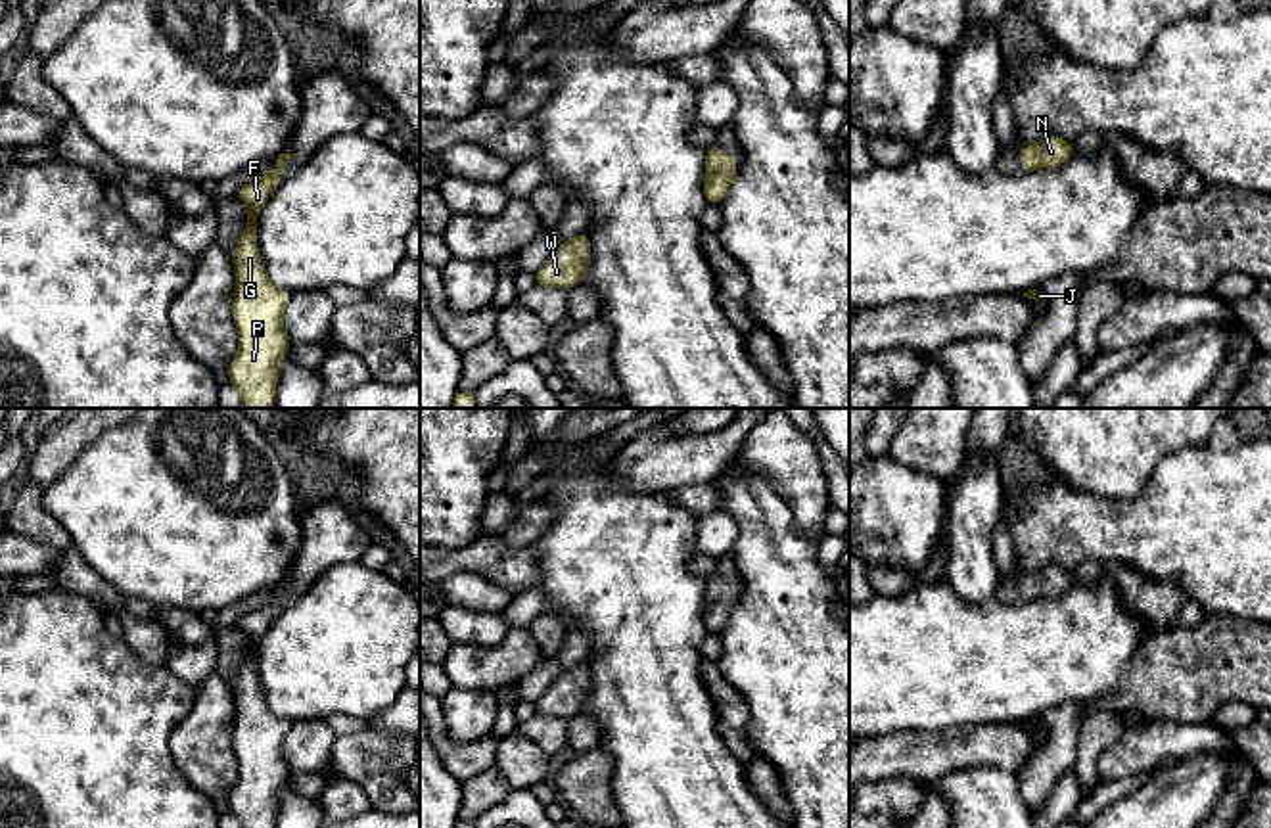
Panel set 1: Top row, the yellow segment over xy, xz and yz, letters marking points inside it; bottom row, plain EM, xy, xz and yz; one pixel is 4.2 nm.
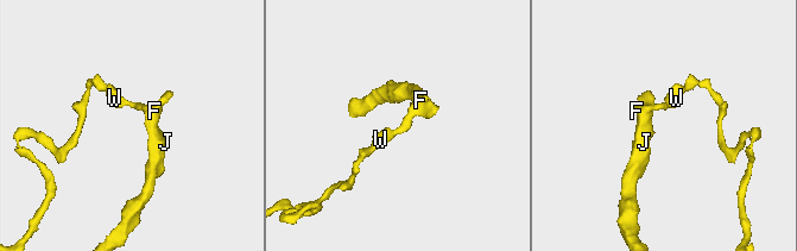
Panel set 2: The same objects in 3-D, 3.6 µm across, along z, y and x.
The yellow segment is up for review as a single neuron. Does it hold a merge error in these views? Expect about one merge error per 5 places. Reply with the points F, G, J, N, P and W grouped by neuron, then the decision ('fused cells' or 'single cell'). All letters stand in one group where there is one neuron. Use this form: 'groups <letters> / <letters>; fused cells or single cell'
groups F G J N P W; single cell

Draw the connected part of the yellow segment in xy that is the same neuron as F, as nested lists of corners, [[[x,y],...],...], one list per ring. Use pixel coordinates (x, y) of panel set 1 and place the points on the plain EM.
[[[291,581],[276,588],[276,596],[236,621],[247,636],[247,652],[232,682],[236,698],[236,723],[232,746],[238,757],[240,778],[228,794],[230,813],[242,828],[274,828],[280,794],[291,769],[284,759],[284,740],[291,723],[268,711],[255,669],[259,638],[286,604],[284,594]]]

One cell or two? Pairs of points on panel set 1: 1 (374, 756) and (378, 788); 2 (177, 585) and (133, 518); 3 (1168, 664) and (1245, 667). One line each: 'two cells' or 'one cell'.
1: one cell
2: one cell
3: one cell

